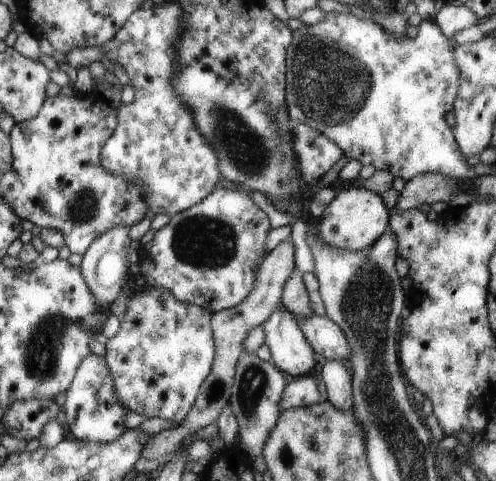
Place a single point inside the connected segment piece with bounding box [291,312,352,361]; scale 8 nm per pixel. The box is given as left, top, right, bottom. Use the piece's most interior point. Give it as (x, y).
(328, 340)

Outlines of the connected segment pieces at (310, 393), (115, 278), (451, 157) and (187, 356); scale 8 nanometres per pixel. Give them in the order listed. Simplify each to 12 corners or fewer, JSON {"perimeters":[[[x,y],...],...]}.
{"perimeters":[[[318,374],[288,378],[278,398],[280,410],[314,405]],[[130,226],[99,235],[79,270],[99,311],[120,293],[129,271]],[[330,11],[286,50],[291,120],[405,181],[478,179],[454,43]],[[145,286],[104,360],[123,408],[187,416],[212,314]]]}

